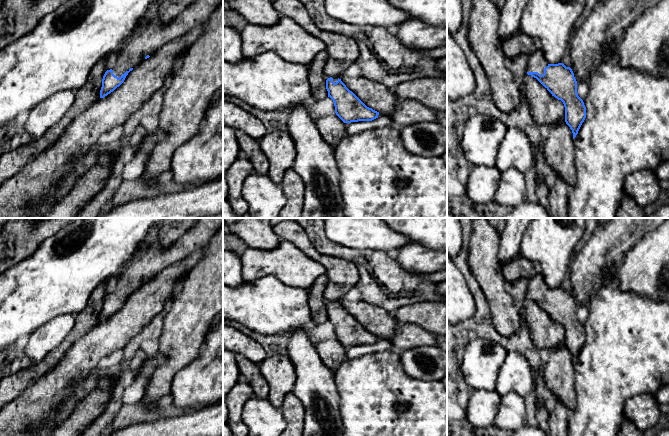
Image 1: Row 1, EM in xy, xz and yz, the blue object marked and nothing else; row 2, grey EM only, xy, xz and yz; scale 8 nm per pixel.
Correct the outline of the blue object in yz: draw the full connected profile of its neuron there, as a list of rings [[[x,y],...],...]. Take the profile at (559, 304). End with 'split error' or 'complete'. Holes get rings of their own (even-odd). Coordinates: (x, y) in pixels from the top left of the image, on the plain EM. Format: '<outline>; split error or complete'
[[[541,272],[528,281],[526,296],[531,301],[536,302],[555,322],[561,324],[565,331],[565,346],[573,357],[573,363],[586,342],[586,331],[583,324],[577,317],[577,305],[570,291],[566,291],[563,287],[549,288]]]; split error

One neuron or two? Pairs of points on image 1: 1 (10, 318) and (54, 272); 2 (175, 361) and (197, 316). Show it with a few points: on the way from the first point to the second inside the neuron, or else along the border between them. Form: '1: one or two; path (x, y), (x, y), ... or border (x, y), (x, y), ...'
1: one; path (17, 306), (42, 284)
2: one; path (180, 350), (180, 340), (186, 327)

